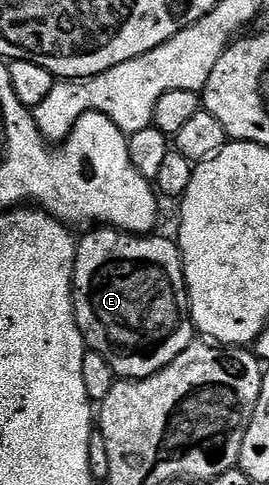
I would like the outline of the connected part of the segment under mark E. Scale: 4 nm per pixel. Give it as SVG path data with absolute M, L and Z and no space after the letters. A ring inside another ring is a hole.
M97 227L89 232L93 231L94 233L89 233L85 238L80 238L77 241L77 258L73 268L73 313L77 316L77 326L81 334L85 336L86 346L92 352L103 355L103 359L107 359L107 363L111 363L114 374L118 378L141 381L145 377L163 371L163 367L167 367L176 357L183 355L183 351L187 351L195 341L193 316L189 310L189 292L185 282L185 264L181 258L181 247L176 240L169 238L168 241L165 237L157 237L158 235L124 233L122 229L112 227Z

